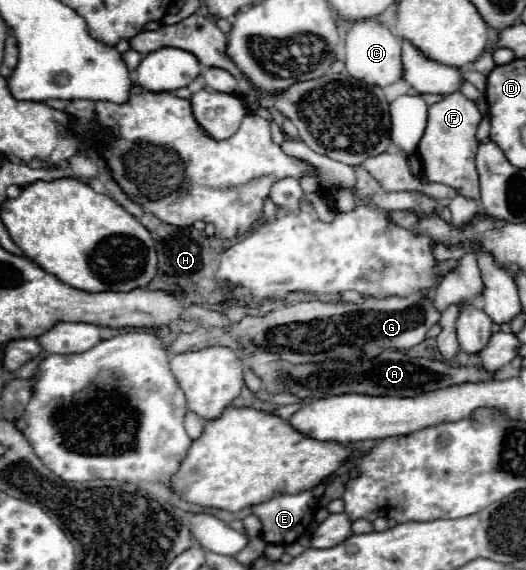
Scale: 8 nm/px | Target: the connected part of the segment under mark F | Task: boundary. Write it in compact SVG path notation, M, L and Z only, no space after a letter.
M455 91L445 95L439 103L429 107L429 119L425 133L419 141L417 155L423 161L425 179L431 183L443 183L467 199L479 201L479 173L475 169L475 151L477 151L477 127L481 123L481 113L477 105L467 99L463 93Z

